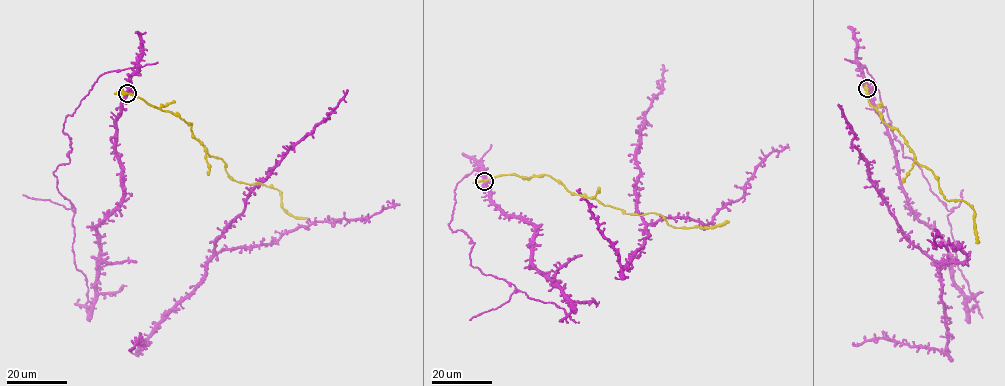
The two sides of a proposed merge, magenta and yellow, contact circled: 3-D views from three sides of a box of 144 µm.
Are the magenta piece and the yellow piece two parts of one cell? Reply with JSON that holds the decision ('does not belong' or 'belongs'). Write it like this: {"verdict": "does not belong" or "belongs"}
{"verdict": "does not belong"}

